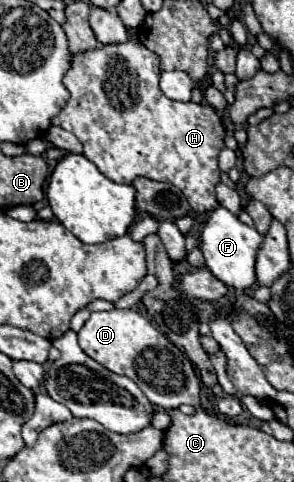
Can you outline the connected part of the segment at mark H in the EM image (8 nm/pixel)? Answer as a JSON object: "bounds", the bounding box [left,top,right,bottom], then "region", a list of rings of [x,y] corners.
{"bounds":[52,36,224,212],"region":[[[136,36],[122,44],[104,44],[100,48],[76,52],[70,70],[64,76],[64,86],[70,90],[70,100],[58,116],[52,118],[54,126],[72,132],[84,146],[84,156],[102,170],[110,180],[130,184],[134,178],[144,176],[158,182],[170,182],[180,188],[192,210],[210,212],[218,206],[216,184],[220,182],[218,154],[224,148],[224,128],[220,116],[212,106],[194,102],[174,102],[166,98],[158,86],[160,58]]]}

